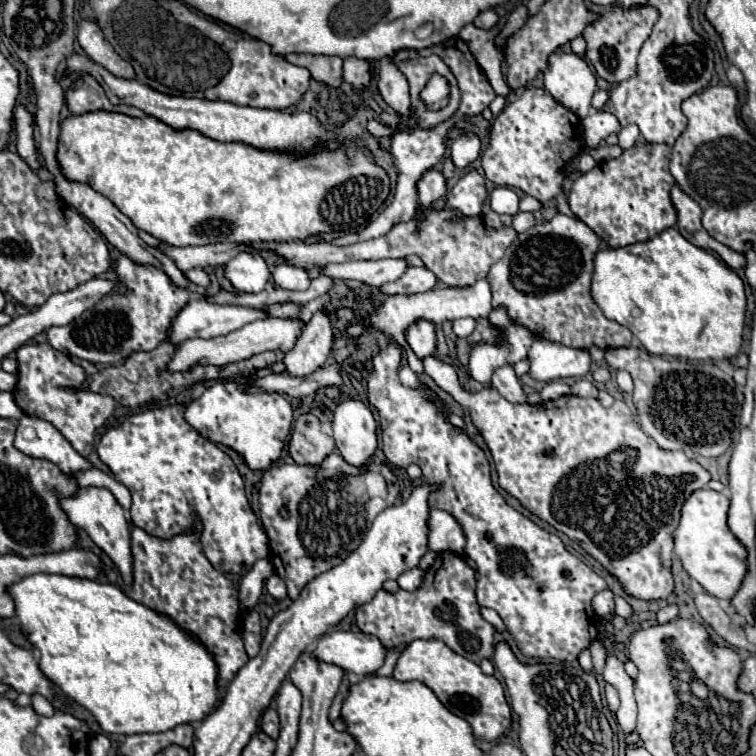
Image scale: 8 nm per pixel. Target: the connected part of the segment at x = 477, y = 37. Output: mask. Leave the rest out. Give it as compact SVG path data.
M467 24L459 36L467 42L469 50L475 54L475 60L483 68L485 76L489 78L489 84L495 90L495 94L507 96L509 86L505 84L501 70L499 70L503 62L503 54L493 44L493 38L497 36L497 32L499 32L499 26L493 30L481 30L475 24Z

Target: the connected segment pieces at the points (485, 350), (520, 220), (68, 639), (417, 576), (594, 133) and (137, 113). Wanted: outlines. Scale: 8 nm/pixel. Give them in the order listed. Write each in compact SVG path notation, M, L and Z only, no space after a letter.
M501 326L501 342L497 344L487 344L487 342L477 342L471 346L469 352L469 374L481 384L489 386L489 378L495 368L505 366L505 364L515 364L525 358L533 334L525 330L523 326Z
M519 212L517 216L513 216L513 228L515 228L517 232L529 230L533 224L535 224L535 218L533 218L531 212Z
M31 574L11 586L7 594L15 602L15 618L23 636L41 652L39 670L67 698L89 710L107 734L165 732L177 724L199 722L221 700L217 690L217 666L205 646L197 646L189 634L181 634L169 618L141 606L109 582L63 574Z
M413 568L413 570L407 570L405 574L401 574L397 578L397 584L403 590L417 590L417 586L421 586L421 578L423 578L423 570L421 568Z
M591 110L591 114L581 122L581 126L587 146L599 146L609 134L617 134L621 130L619 120L607 110Z
M77 86L75 90L67 90L67 106L71 114L85 114L85 112L97 112L97 110L107 110L107 112L119 112L119 114L129 114L135 118L143 118L145 114L137 108L131 106L113 106L103 92L93 92L85 86Z

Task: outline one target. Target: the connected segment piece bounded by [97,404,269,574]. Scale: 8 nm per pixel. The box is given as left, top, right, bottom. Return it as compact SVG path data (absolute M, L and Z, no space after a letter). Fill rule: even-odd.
M169 404L165 408L145 410L129 416L121 426L111 428L101 436L97 454L101 462L111 470L115 480L129 488L133 500L129 508L133 526L143 528L155 538L173 538L185 534L185 530L195 530L195 520L199 520L203 526L201 548L215 570L245 574L257 558L269 556L269 542L265 538L265 532L261 530L259 518L253 514L247 502L243 480L233 460L187 424L183 418L183 410L183 404Z

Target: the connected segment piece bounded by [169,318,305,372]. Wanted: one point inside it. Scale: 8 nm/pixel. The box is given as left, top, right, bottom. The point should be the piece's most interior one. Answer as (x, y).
(281, 334)

